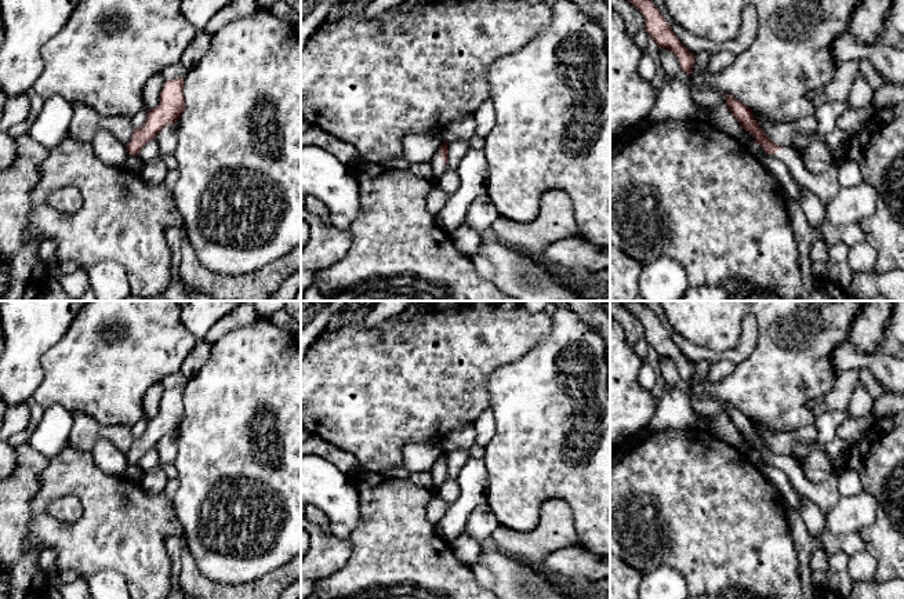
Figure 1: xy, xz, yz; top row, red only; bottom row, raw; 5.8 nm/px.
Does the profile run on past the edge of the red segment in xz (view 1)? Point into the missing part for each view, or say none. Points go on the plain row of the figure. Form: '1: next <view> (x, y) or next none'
1: next xz (438, 475)

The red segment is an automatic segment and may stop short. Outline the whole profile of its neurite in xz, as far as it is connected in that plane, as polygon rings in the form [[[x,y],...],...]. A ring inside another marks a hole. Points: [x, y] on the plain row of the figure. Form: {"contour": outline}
{"contour": [[[447,450],[439,457],[435,462],[432,471],[432,480],[435,484],[435,490],[447,479]]]}

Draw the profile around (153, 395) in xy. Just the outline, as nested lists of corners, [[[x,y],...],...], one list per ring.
[[[159,382],[150,386],[144,396],[144,410],[149,418],[156,417],[160,413],[160,402],[166,388]]]

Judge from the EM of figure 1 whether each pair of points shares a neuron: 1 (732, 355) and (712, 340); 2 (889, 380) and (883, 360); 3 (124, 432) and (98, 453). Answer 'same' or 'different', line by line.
1: different
2: same
3: different

